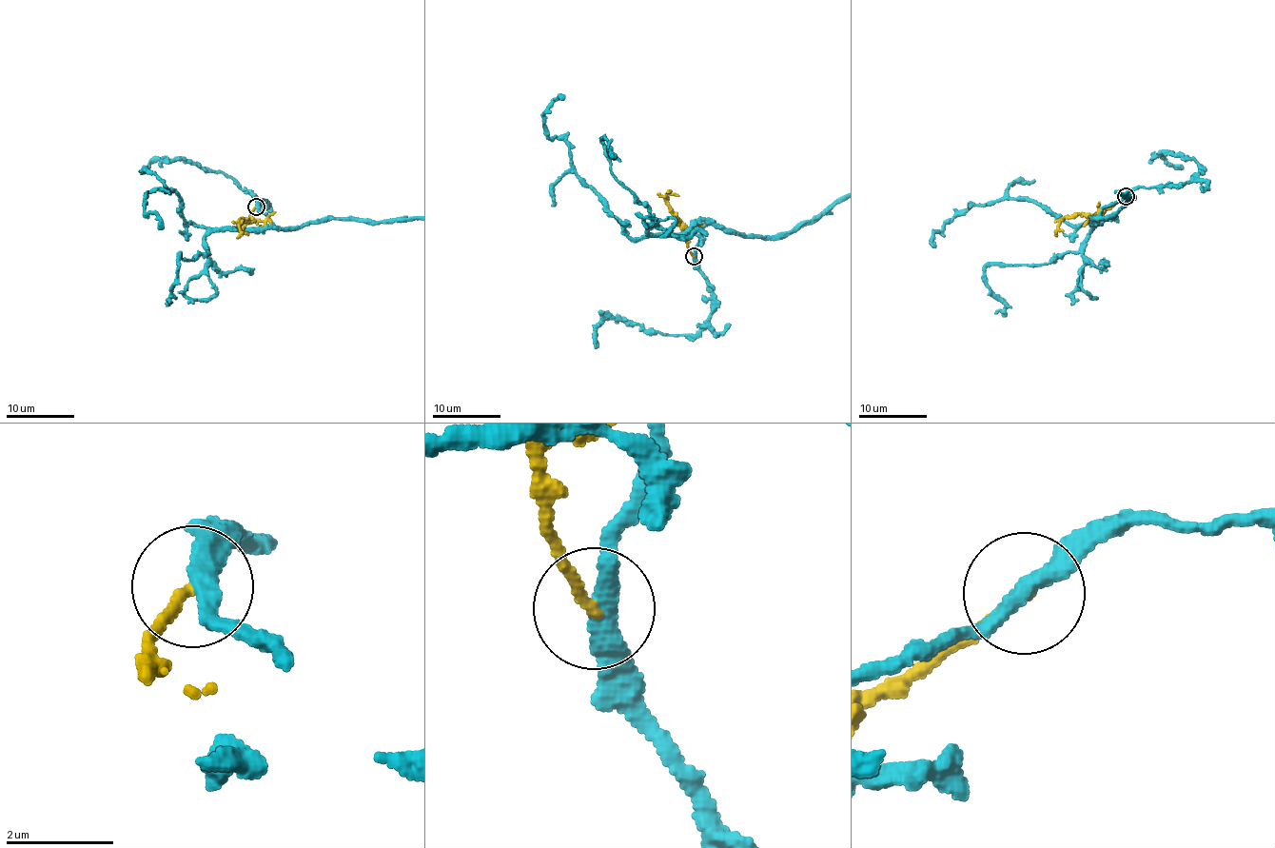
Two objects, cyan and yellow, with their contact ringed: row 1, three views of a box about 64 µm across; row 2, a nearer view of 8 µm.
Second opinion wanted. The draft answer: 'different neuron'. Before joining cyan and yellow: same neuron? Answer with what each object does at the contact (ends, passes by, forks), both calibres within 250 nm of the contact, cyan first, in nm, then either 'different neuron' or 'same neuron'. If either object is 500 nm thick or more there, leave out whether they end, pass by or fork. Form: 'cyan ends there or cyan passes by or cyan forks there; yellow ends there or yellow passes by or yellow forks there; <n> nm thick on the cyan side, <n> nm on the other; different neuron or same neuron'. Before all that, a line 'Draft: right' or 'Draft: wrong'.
Draft: right
cyan passes by; yellow ends there; 360 nm thick on the cyan side, 200 nm on the other; different neuron

